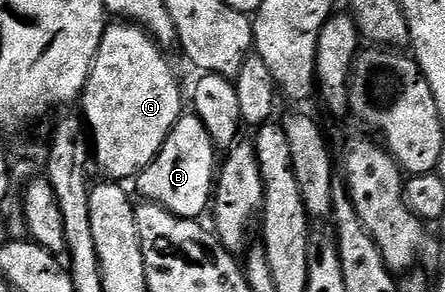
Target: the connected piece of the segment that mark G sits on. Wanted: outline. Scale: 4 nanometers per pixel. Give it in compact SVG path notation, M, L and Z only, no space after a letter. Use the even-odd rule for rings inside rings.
M132 22L118 23L122 24L109 23L105 27L100 49L92 63L92 74L88 78L86 89L86 101L89 104L86 124L94 137L95 163L96 160L100 163L101 170L108 175L105 177L116 182L128 182L128 179L131 181L150 167L152 160L161 152L167 136L180 120L184 96L180 93L180 80L176 77L171 62L160 53L159 46L147 36L148 32Z

